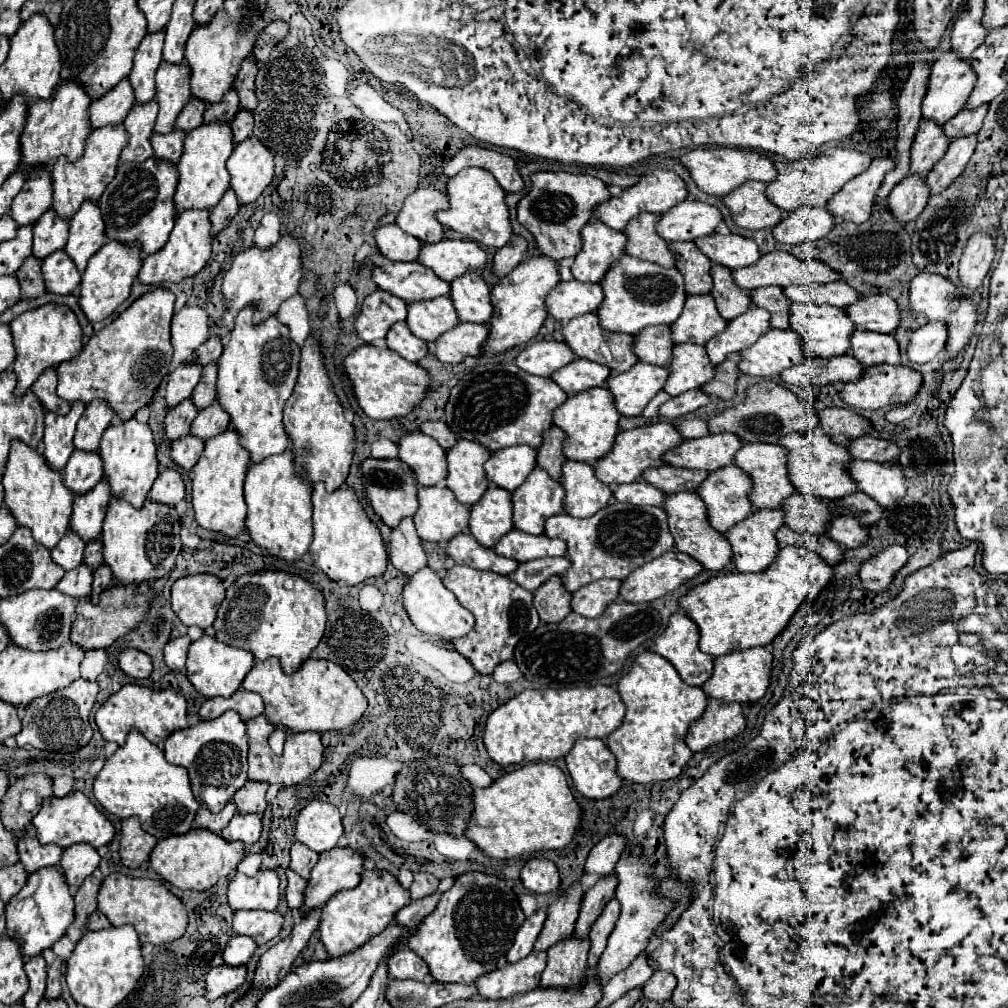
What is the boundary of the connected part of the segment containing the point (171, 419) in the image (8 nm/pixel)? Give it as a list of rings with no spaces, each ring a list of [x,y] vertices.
[[[187,398],[187,400],[179,402],[177,406],[173,406],[167,412],[167,416],[165,416],[165,432],[167,432],[167,438],[169,440],[175,440],[175,438],[187,436],[195,414],[197,414],[197,406],[193,404],[191,398]]]

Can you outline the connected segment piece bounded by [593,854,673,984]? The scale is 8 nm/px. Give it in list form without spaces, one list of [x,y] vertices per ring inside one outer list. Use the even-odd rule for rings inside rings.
[[[623,854],[621,860],[619,860],[619,866],[615,868],[615,876],[619,878],[617,896],[619,896],[619,902],[621,902],[621,918],[619,918],[615,930],[611,932],[609,944],[607,944],[605,952],[601,954],[597,966],[595,966],[593,976],[599,984],[603,984],[605,980],[623,972],[635,960],[635,956],[639,956],[647,948],[653,930],[663,922],[667,912],[671,912],[671,908],[673,908],[669,900],[655,898],[653,890],[655,890],[657,882],[653,880],[651,868],[649,868],[649,864],[643,856],[635,860],[629,854]]]

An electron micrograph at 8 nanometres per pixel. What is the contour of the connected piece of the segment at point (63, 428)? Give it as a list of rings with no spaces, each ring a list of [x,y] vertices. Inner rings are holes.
[[[73,402],[69,414],[65,414],[65,416],[55,414],[55,412],[45,412],[43,456],[57,470],[65,468],[71,452],[75,450],[75,446],[73,446],[75,426],[77,426],[83,410],[85,410],[83,402]]]

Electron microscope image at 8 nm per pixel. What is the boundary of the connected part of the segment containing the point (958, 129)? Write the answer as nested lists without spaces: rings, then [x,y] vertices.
[[[981,104],[979,108],[973,108],[973,110],[963,108],[959,114],[955,114],[955,118],[945,122],[945,126],[943,126],[945,134],[949,138],[955,138],[955,136],[967,136],[967,134],[979,132],[983,118],[987,114],[987,108],[989,108],[989,104]]]

